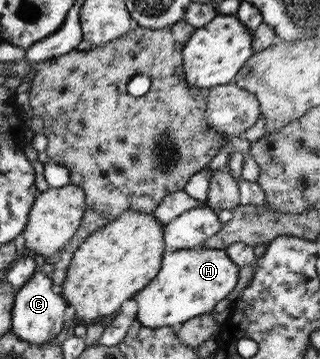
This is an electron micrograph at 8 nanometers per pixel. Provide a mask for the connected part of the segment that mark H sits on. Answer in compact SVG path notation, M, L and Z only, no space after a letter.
M197 247L166 253L157 277L134 296L139 301L136 319L145 327L176 328L191 318L211 313L219 299L227 299L229 291L235 287L237 271L237 264L222 249Z

